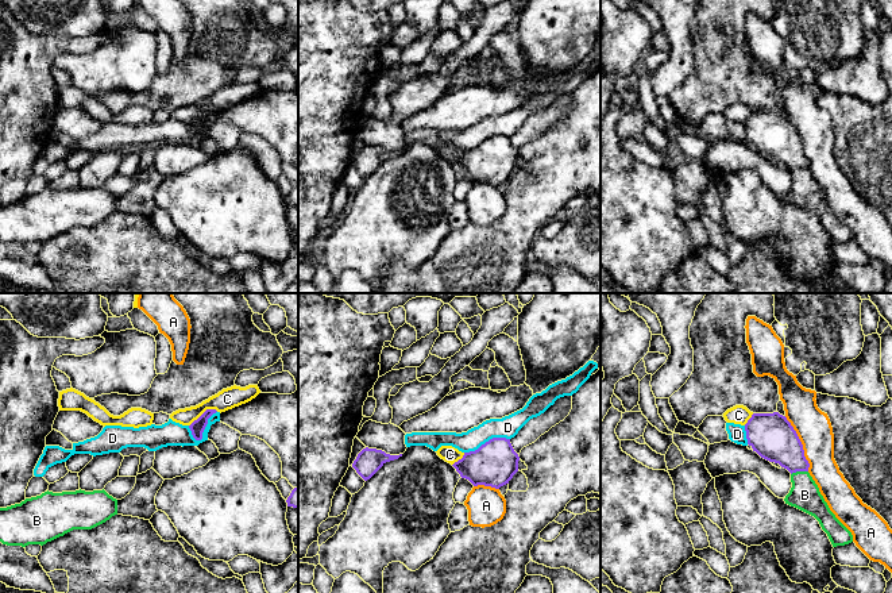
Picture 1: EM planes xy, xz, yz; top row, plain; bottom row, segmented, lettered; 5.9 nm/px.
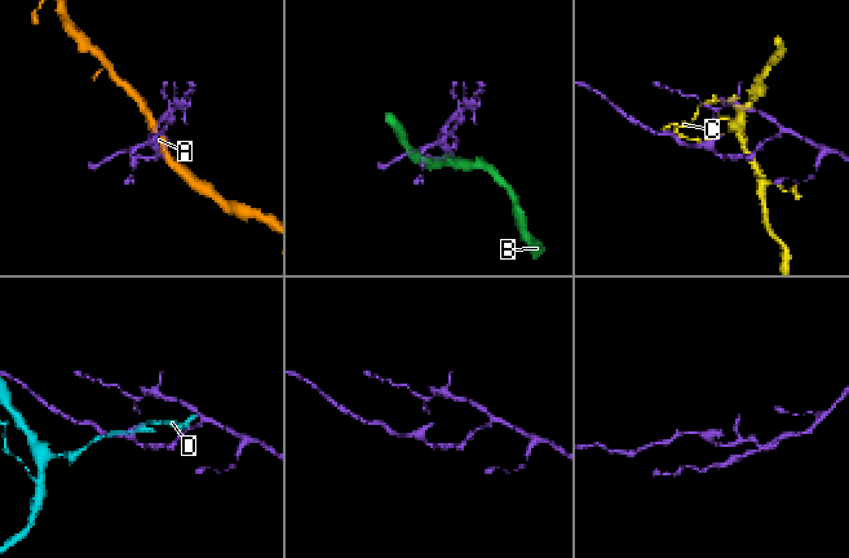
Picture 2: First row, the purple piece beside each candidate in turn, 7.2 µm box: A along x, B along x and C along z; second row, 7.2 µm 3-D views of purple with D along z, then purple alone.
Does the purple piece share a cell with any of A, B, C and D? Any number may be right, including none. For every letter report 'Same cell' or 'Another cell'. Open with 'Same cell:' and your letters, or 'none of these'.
Same cell: none of these
A: Another cell
B: Another cell
C: Another cell
D: Another cell

